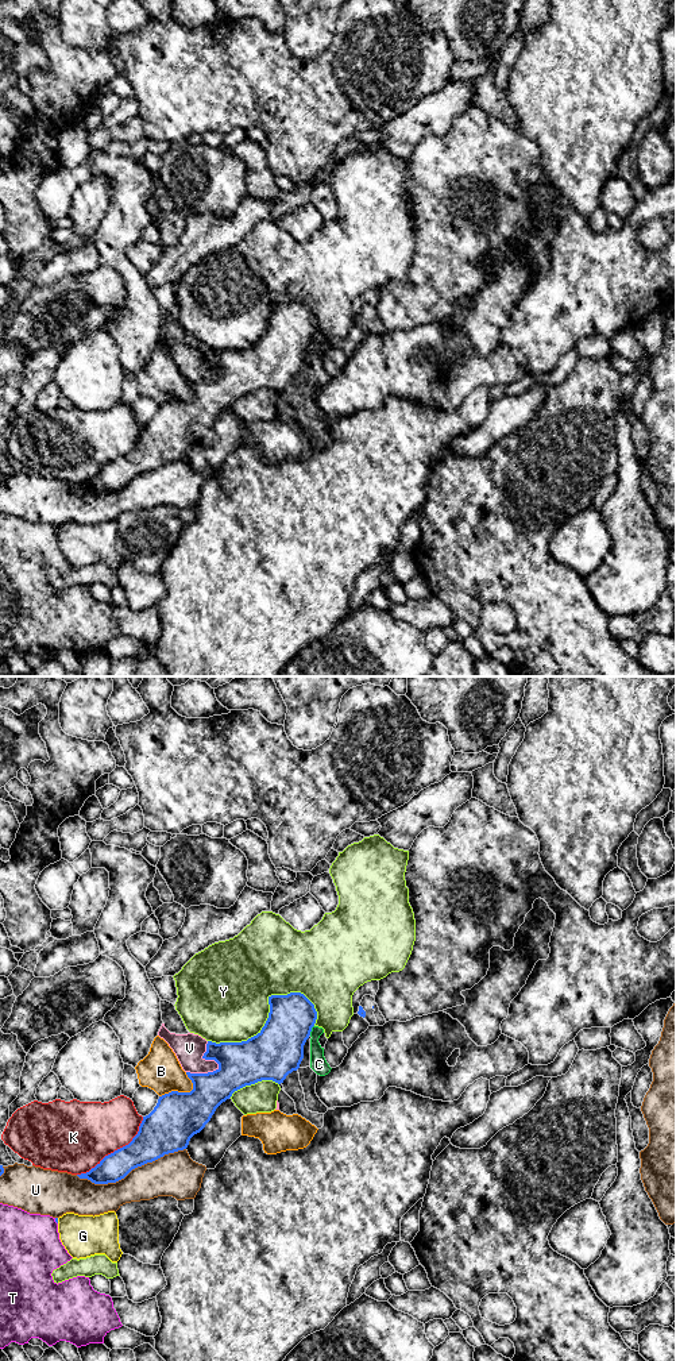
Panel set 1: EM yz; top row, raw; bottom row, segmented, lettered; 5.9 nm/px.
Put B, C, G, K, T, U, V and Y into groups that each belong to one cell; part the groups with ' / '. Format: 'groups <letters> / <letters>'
groups B / C / G / K / T / U / V / Y

